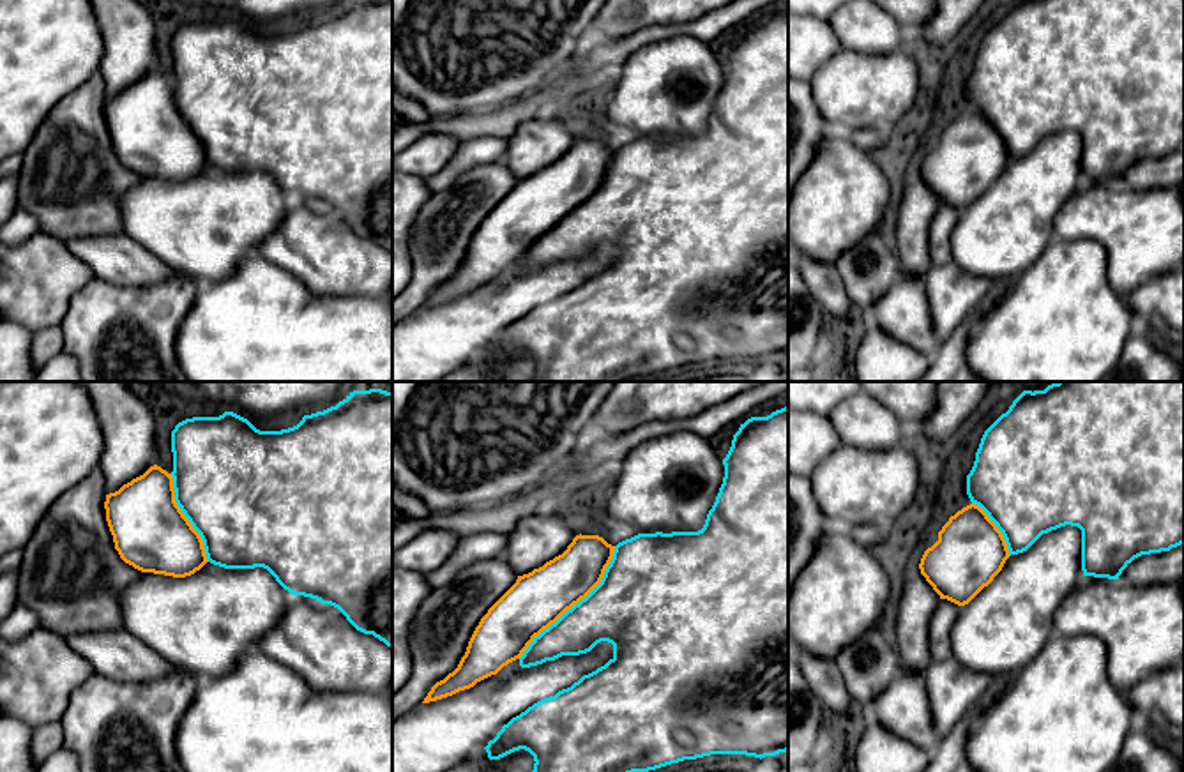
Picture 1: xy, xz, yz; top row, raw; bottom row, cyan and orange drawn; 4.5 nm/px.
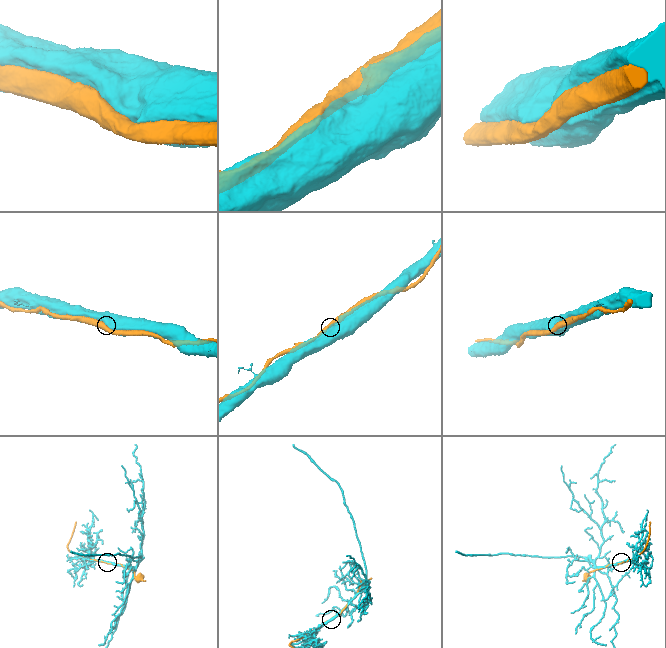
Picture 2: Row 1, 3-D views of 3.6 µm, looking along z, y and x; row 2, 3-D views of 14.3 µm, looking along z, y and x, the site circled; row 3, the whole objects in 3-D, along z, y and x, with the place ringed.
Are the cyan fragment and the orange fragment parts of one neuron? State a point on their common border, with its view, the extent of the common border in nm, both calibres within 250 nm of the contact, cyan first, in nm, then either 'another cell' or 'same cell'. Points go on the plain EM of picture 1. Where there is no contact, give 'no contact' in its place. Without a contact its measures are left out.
xz (575, 209) | 700 nm | 360/260 nm | another cell

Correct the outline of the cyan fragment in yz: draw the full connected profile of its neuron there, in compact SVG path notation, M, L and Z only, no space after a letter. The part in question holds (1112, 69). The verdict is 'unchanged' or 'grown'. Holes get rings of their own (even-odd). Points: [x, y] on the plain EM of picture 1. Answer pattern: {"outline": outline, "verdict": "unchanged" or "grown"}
{"outline": "M1018 0L984 35L967 79L967 99L1002 136L1009 161L1027 155L1043 138L1071 129L1082 134L1083 180L1119 184L1135 163L1184 148L1184 0Z", "verdict": "unchanged"}

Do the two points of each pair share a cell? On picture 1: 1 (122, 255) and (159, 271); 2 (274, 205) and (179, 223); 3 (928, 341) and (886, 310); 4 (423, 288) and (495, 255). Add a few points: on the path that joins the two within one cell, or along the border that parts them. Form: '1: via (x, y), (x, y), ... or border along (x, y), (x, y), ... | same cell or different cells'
1: via (131, 264), (151, 271) | same cell
2: via (251, 207), (218, 219), (202, 219) | same cell
3: via (918, 331), (896, 313) | same cell
4: border along (472, 237), (460, 267), (432, 292), (425, 304) | different cells

